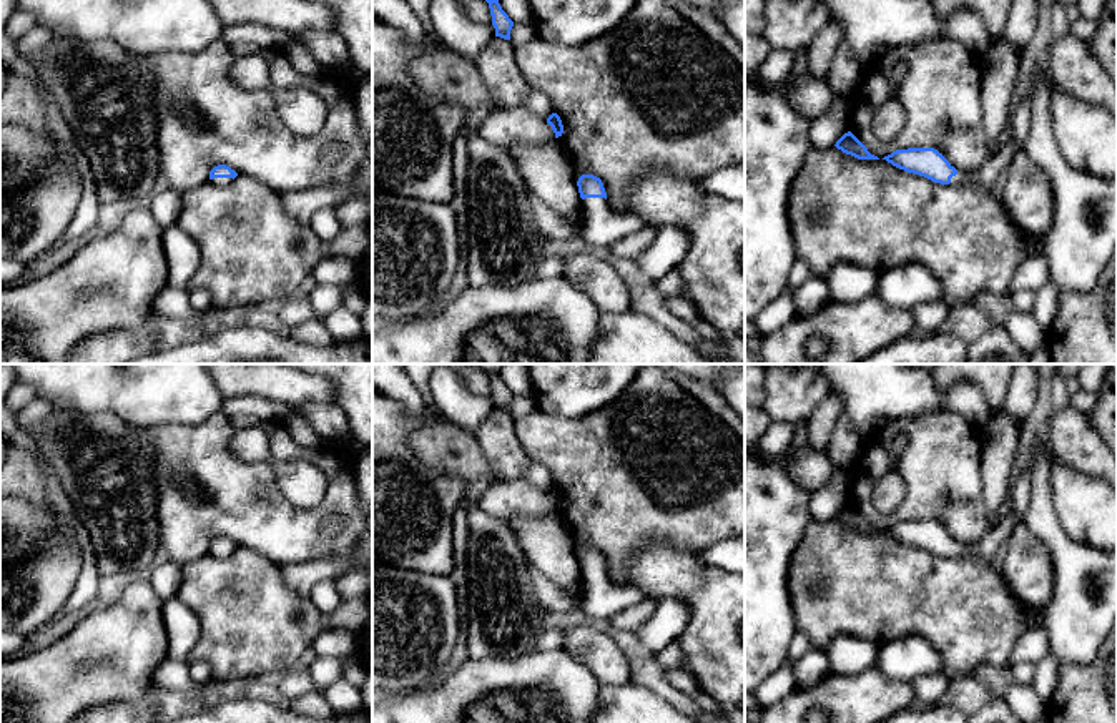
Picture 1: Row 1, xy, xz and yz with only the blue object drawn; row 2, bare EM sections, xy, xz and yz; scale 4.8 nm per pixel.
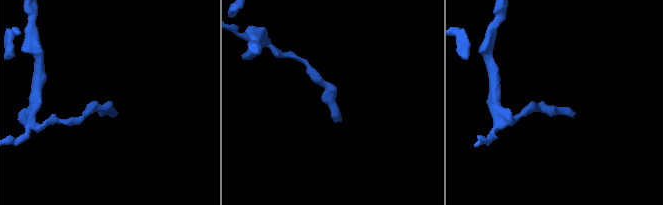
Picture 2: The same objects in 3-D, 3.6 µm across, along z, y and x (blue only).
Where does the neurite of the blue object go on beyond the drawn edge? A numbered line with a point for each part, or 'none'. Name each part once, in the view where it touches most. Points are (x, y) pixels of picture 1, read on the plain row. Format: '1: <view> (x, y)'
1: xz (602, 599)

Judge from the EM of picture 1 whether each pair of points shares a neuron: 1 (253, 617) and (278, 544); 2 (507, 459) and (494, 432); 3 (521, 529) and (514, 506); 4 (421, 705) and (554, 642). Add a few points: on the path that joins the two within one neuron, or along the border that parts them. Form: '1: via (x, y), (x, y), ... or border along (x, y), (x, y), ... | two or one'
1: border along (238, 545), (255, 549), (280, 565) | two
2: via (504, 452), (497, 439) | one
3: border along (556, 511), (546, 516), (514, 517), (507, 522) | two
4: border along (560, 647), (536, 652) | two

